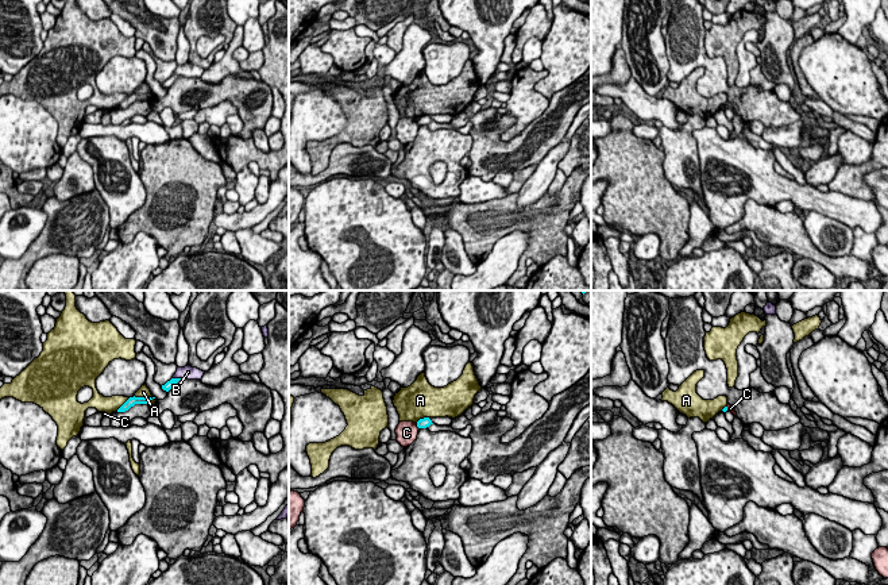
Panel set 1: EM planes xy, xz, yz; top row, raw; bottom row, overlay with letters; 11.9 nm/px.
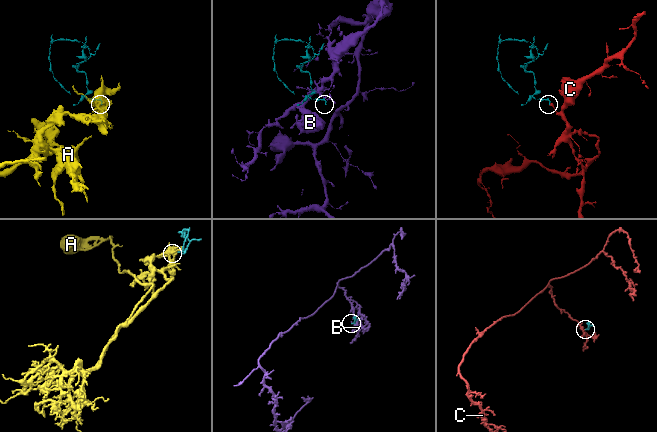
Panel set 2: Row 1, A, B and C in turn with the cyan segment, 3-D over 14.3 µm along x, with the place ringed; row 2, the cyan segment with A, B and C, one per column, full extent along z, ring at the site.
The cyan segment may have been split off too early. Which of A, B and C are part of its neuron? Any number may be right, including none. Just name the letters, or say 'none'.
none

